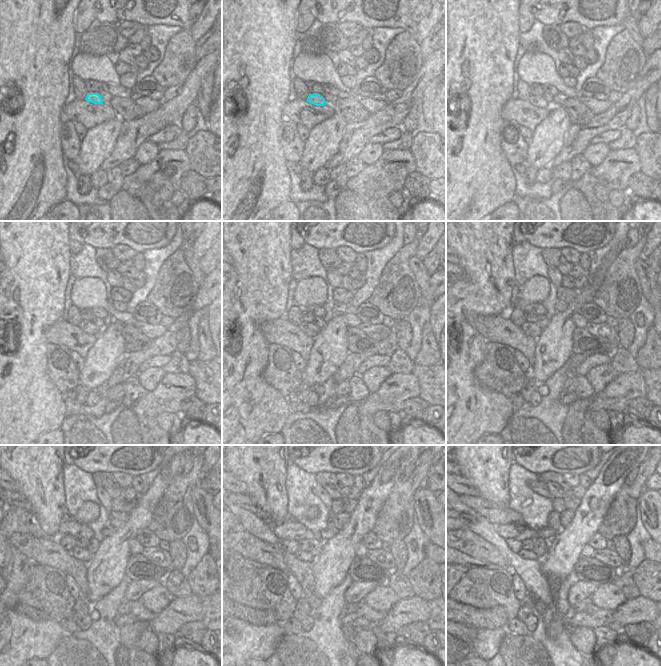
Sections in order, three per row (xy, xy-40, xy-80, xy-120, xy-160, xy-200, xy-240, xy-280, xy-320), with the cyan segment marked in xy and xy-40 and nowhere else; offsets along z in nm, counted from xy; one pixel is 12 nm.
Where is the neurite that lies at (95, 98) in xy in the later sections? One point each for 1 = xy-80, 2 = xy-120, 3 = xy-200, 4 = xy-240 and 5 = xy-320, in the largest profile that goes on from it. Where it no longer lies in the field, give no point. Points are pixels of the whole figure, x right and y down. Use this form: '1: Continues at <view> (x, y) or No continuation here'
1: Continues at xy-80 (538, 101)
2: Continues at xy-120 (88, 327)
3: Continues at xy-200 (531, 329)
4: Continues at xy-240 (82, 554)
5: Continues at xy-320 (524, 554).

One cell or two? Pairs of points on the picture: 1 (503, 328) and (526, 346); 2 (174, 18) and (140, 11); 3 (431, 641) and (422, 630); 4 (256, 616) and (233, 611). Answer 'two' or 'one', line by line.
1: one
2: one
3: two
4: one

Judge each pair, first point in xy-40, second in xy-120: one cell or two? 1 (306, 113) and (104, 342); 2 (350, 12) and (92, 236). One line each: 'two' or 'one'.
1: two
2: one

